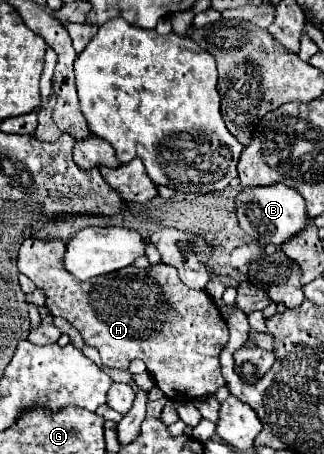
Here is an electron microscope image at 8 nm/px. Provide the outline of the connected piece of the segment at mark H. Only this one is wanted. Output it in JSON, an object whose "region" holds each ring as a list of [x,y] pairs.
{"region":[[[28,238],[18,252],[18,270],[46,292],[46,306],[50,308],[50,312],[72,322],[74,328],[82,334],[84,342],[100,352],[102,362],[106,366],[126,370],[134,358],[144,360],[148,372],[156,380],[156,386],[164,392],[166,398],[176,402],[210,396],[216,394],[216,390],[228,386],[220,370],[220,352],[230,338],[228,324],[216,304],[210,300],[210,296],[204,290],[190,290],[178,278],[178,270],[174,270],[174,266],[160,262],[150,264],[148,268],[138,268],[138,278],[120,278],[104,274],[88,282],[78,282],[62,266],[62,254],[58,254],[58,238]]]}

